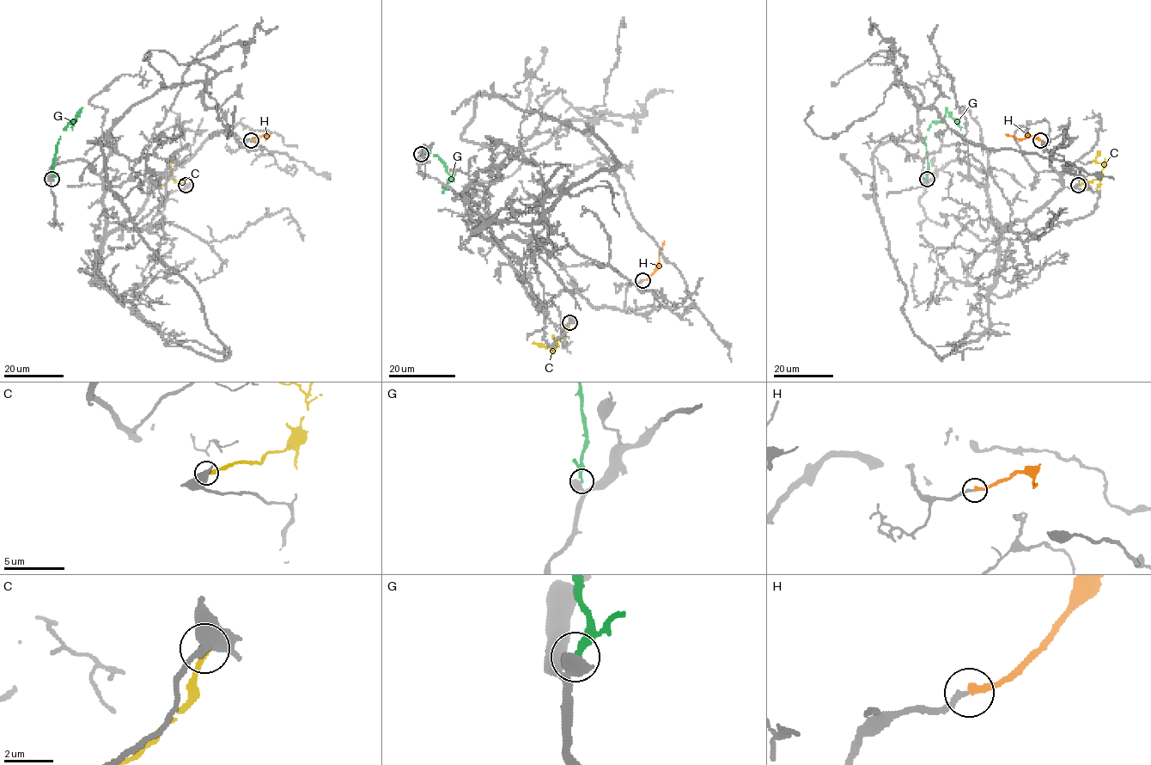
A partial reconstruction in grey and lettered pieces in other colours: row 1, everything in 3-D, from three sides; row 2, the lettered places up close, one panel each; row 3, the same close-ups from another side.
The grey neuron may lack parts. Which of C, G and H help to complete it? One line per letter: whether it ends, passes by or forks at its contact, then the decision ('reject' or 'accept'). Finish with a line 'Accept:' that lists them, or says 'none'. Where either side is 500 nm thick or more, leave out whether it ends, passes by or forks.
C: it ends | reject
G: reject
H: it ends | accept
Accept: H

